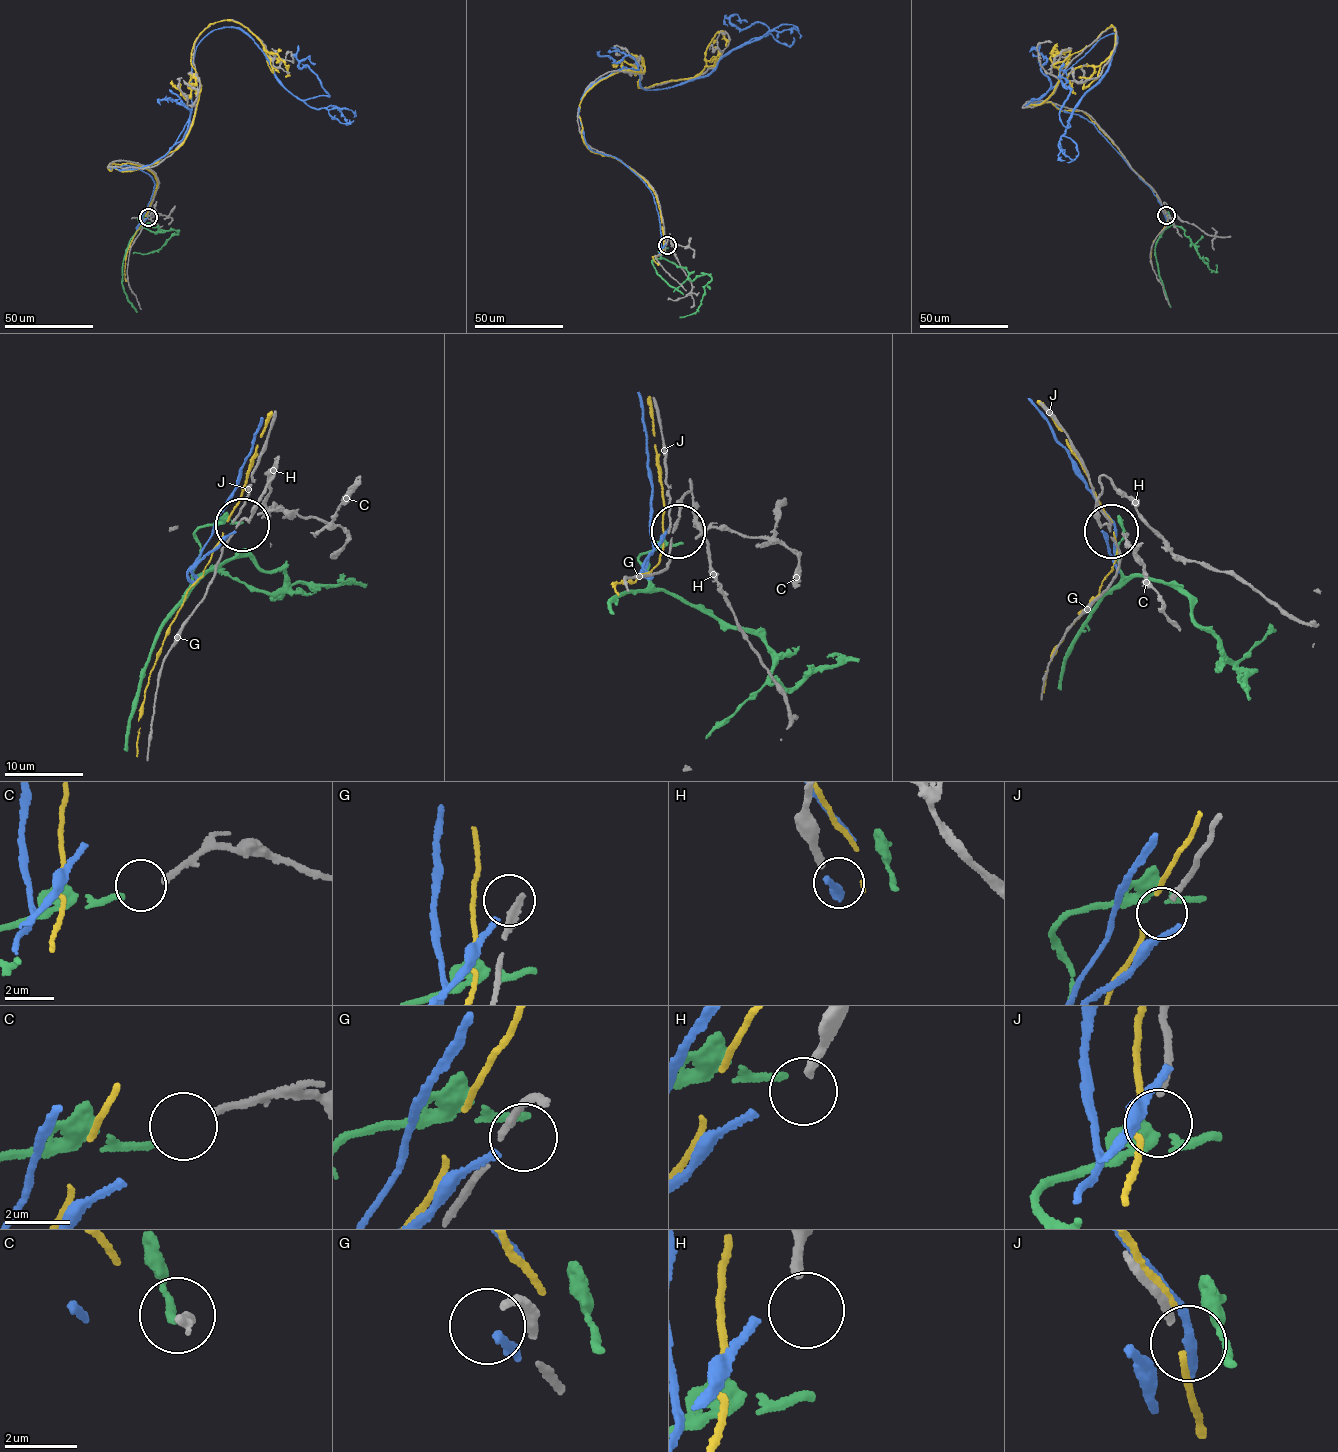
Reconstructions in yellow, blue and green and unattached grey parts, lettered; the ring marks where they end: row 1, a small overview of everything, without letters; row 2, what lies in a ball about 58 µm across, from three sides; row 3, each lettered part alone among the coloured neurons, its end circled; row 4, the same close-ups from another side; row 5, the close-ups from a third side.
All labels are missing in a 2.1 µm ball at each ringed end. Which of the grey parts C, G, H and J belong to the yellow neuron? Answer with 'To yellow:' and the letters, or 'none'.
To yellow: none

